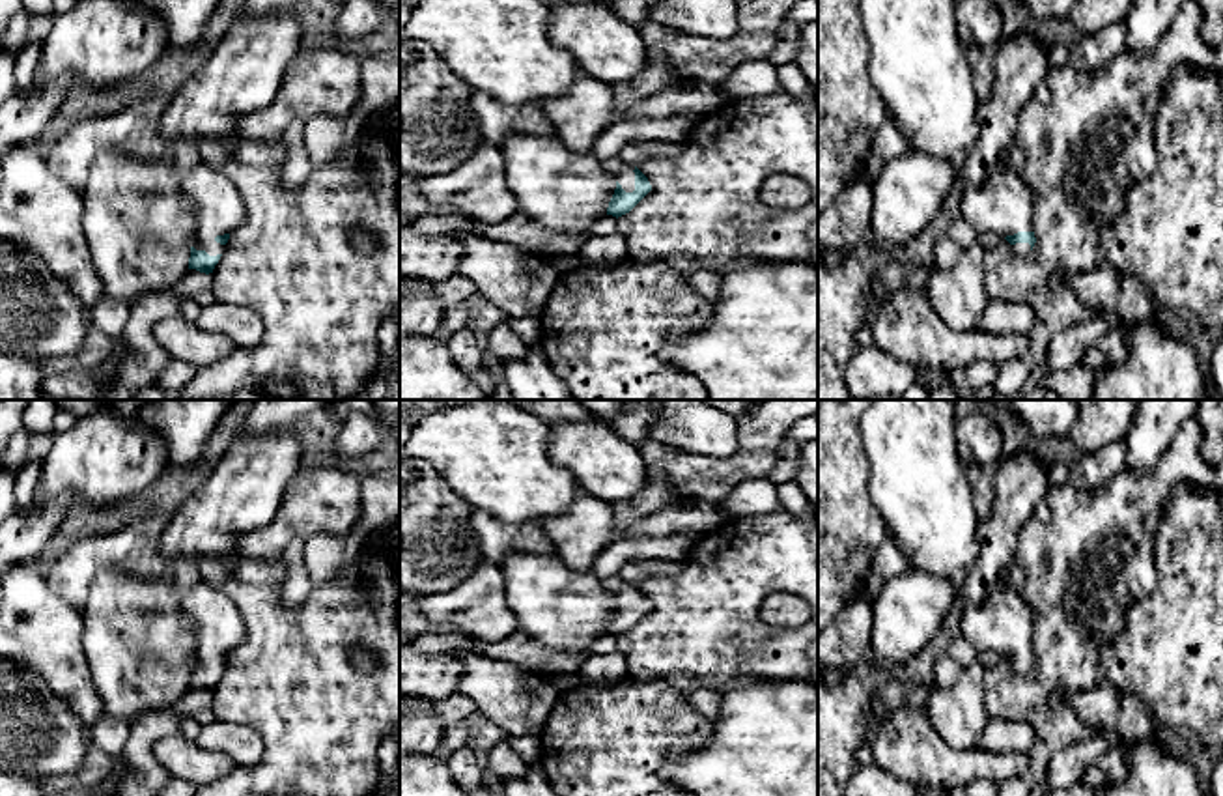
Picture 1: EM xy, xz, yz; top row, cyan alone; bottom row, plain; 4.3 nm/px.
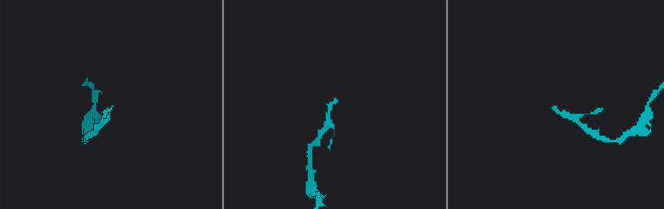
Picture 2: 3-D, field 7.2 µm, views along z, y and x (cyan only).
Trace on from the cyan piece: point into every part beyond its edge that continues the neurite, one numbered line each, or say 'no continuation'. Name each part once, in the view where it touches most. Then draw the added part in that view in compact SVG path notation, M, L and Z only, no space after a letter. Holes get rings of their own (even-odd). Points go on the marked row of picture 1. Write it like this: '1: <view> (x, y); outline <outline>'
1: xz (622, 172); outline M620 157L607 159L603 164L626 192L635 191L635 164L627 164Z

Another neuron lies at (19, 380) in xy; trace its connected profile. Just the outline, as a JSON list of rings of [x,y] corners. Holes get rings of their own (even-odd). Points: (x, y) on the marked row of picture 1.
[[[0,351],[0,400],[37,400],[41,364]]]

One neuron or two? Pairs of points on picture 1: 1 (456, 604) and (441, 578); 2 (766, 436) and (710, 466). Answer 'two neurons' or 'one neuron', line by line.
1: two neurons
2: one neuron

